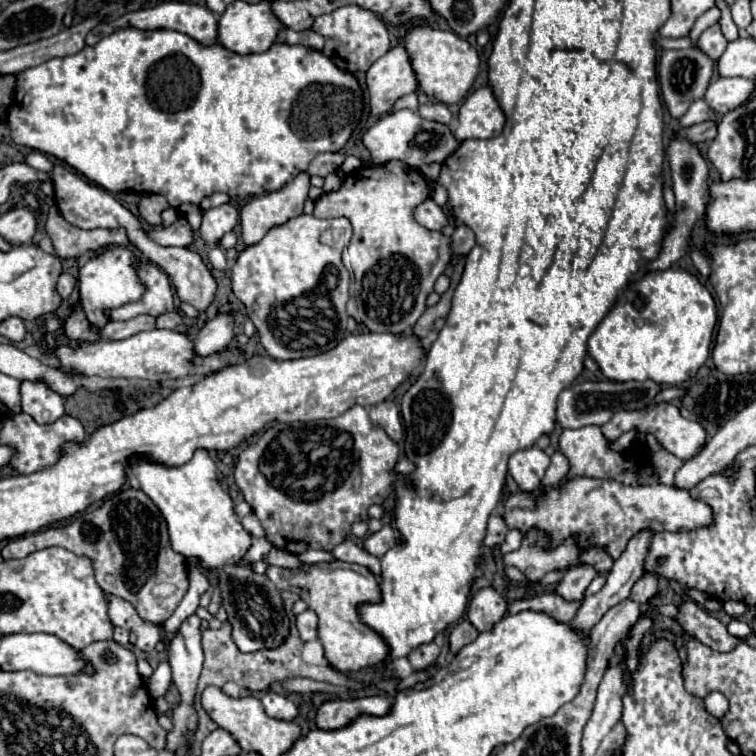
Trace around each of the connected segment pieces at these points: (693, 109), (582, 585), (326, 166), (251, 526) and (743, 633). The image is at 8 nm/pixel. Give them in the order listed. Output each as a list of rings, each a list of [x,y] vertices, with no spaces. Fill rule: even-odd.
[[[698,99],[690,105],[690,109],[680,117],[680,125],[682,127],[690,127],[690,125],[696,125],[696,123],[702,123],[706,121],[710,115],[710,107],[706,105],[704,99]]]
[[[580,563],[580,565],[574,565],[570,569],[566,569],[562,581],[558,583],[556,591],[568,599],[568,601],[574,601],[574,599],[582,599],[584,597],[584,589],[590,585],[590,581],[598,575],[598,571],[594,569],[594,565],[588,565],[588,563]]]
[[[318,153],[308,167],[308,175],[318,175],[318,177],[326,177],[330,173],[334,173],[342,161],[344,161],[344,153]]]
[[[250,513],[248,517],[244,517],[244,519],[242,519],[242,525],[244,525],[254,537],[262,537],[262,525],[260,525],[260,521],[258,521],[258,517],[256,517],[254,513]]]
[[[732,619],[732,621],[728,623],[728,631],[730,631],[732,635],[736,635],[736,637],[742,637],[742,639],[752,633],[752,629],[750,629],[744,621],[740,621],[740,619]]]

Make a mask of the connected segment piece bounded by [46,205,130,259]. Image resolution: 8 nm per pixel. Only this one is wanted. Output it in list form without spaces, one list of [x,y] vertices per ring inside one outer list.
[[[56,205],[50,207],[48,221],[46,221],[46,233],[50,235],[54,243],[54,251],[62,259],[76,259],[84,255],[86,251],[100,251],[110,245],[130,245],[128,237],[124,237],[122,229],[110,231],[110,229],[90,229],[84,231],[80,227],[70,225]]]

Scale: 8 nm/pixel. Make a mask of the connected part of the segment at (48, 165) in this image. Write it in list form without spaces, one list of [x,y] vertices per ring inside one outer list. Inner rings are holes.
[[[38,151],[26,155],[26,163],[38,171],[52,171],[52,167],[54,167],[54,163],[44,153],[38,153]]]

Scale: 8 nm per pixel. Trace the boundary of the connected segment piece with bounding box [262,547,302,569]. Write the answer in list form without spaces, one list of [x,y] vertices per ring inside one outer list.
[[[276,547],[262,561],[270,563],[270,565],[276,565],[276,567],[284,567],[284,569],[294,569],[294,567],[300,567],[302,565],[294,555],[286,553],[282,549],[276,549]]]

